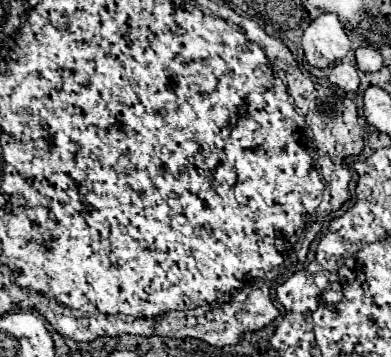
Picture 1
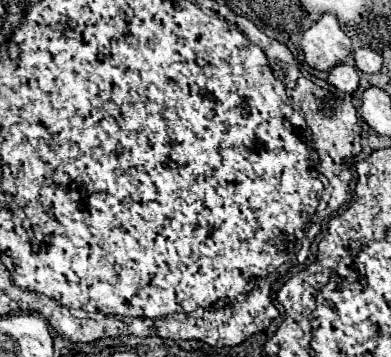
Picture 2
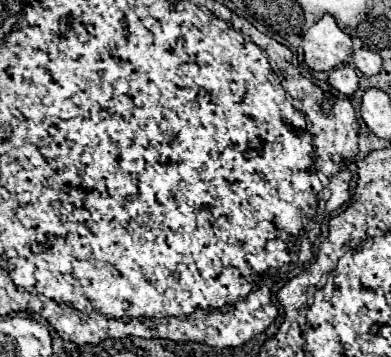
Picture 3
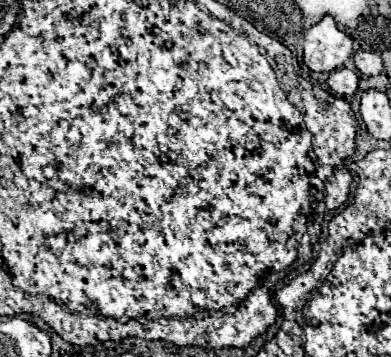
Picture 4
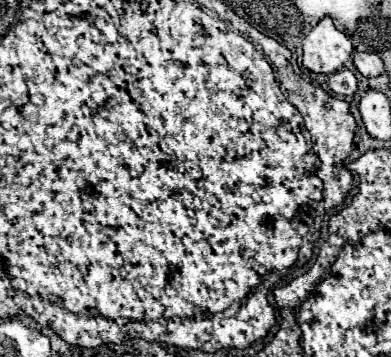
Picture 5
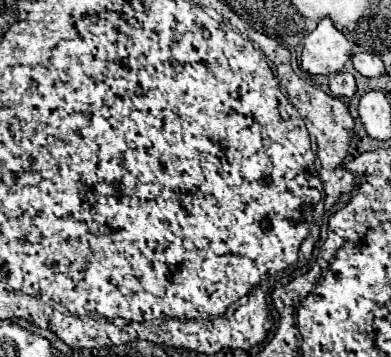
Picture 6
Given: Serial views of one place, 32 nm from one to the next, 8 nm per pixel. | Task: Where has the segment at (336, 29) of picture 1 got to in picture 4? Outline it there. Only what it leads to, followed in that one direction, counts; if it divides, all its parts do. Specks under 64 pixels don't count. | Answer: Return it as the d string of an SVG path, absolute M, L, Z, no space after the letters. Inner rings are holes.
M324 16L312 26L302 42L304 64L314 72L332 72L340 68L354 52L350 36L336 28L334 18Z

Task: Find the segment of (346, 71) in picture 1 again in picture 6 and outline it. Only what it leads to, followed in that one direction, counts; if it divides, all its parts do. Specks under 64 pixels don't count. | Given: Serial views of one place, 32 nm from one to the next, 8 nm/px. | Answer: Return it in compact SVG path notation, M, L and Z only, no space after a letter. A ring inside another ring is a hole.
M336 72L330 76L330 90L338 98L352 98L356 92L356 80L350 72Z

